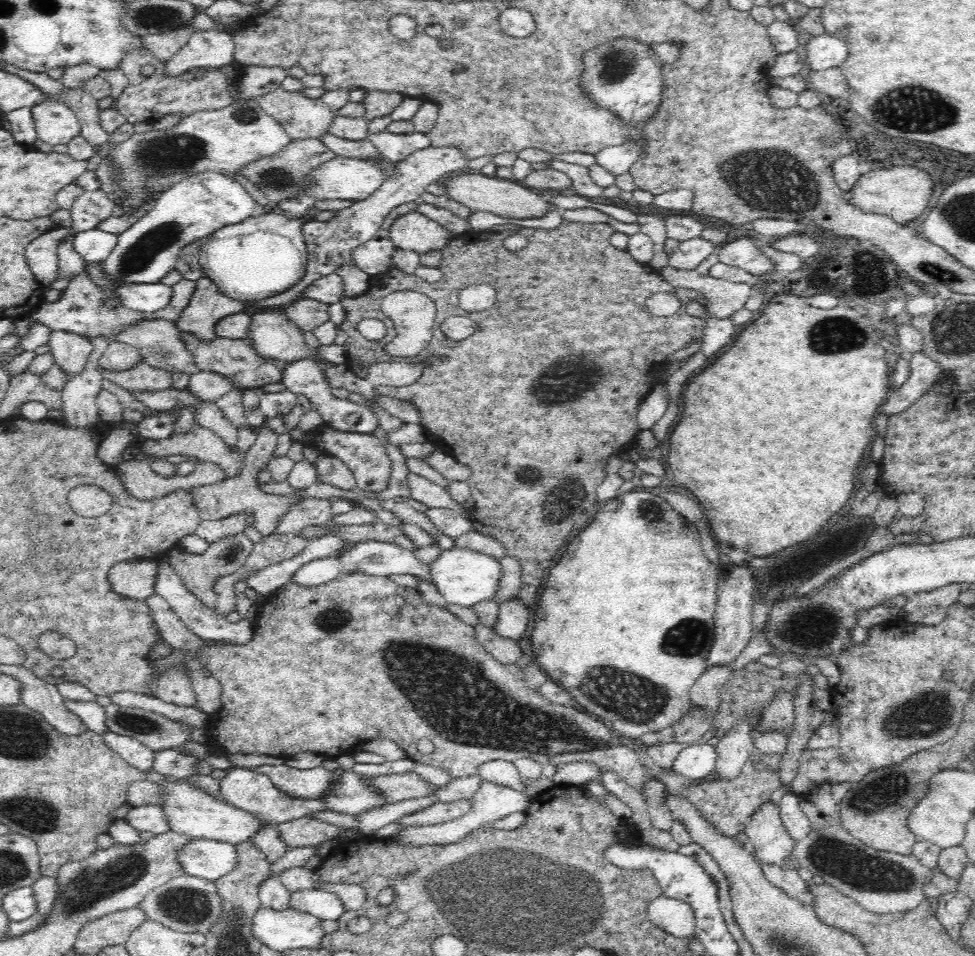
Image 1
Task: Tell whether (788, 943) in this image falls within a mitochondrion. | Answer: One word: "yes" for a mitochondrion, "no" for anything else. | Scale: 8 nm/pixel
yes

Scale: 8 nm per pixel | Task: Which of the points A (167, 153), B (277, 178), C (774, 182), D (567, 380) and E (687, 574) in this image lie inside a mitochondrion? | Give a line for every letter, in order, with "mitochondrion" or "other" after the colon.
A: mitochondrion
B: mitochondrion
C: mitochondrion
D: mitochondrion
E: other

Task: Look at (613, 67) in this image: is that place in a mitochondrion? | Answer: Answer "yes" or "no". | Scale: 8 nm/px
yes

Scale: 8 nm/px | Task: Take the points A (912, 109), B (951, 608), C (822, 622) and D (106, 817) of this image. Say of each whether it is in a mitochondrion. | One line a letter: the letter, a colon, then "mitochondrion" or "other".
A: mitochondrion
B: other
C: mitochondrion
D: other

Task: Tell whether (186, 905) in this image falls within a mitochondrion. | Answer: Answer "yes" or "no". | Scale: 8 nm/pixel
yes

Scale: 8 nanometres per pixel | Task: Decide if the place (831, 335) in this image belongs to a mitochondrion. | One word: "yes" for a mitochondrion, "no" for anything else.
yes

